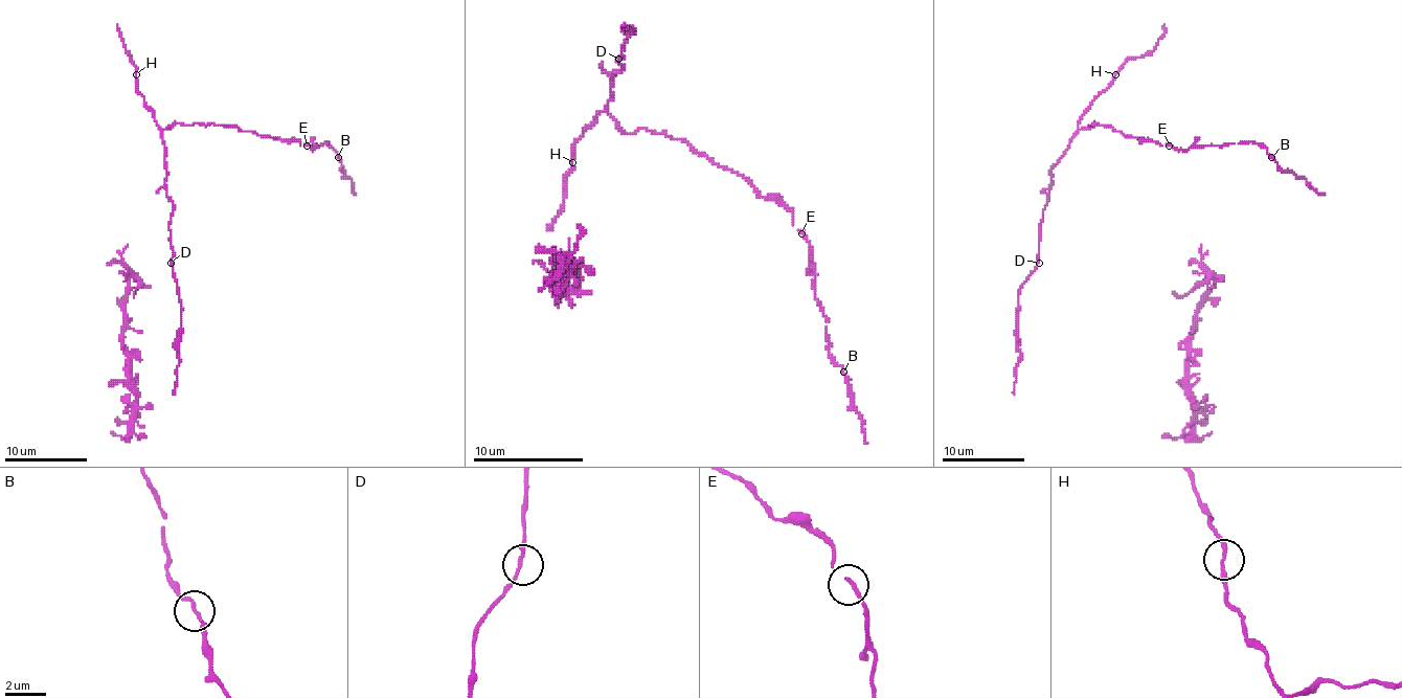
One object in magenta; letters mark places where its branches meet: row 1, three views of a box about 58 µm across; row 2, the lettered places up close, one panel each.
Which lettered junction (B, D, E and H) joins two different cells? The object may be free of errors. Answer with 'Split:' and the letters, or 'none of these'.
Split: none of these

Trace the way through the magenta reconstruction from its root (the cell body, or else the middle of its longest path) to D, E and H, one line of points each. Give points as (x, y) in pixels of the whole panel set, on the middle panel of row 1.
D: (610, 75), (622, 70), (622, 64), (616, 62), (622, 59), (618, 59)
E: (610, 75), (608, 111), (627, 133), (647, 128), (685, 139), (763, 197), (776, 197), (801, 233)
H: (610, 75), (613, 81), (608, 106), (574, 144), (571, 161)

